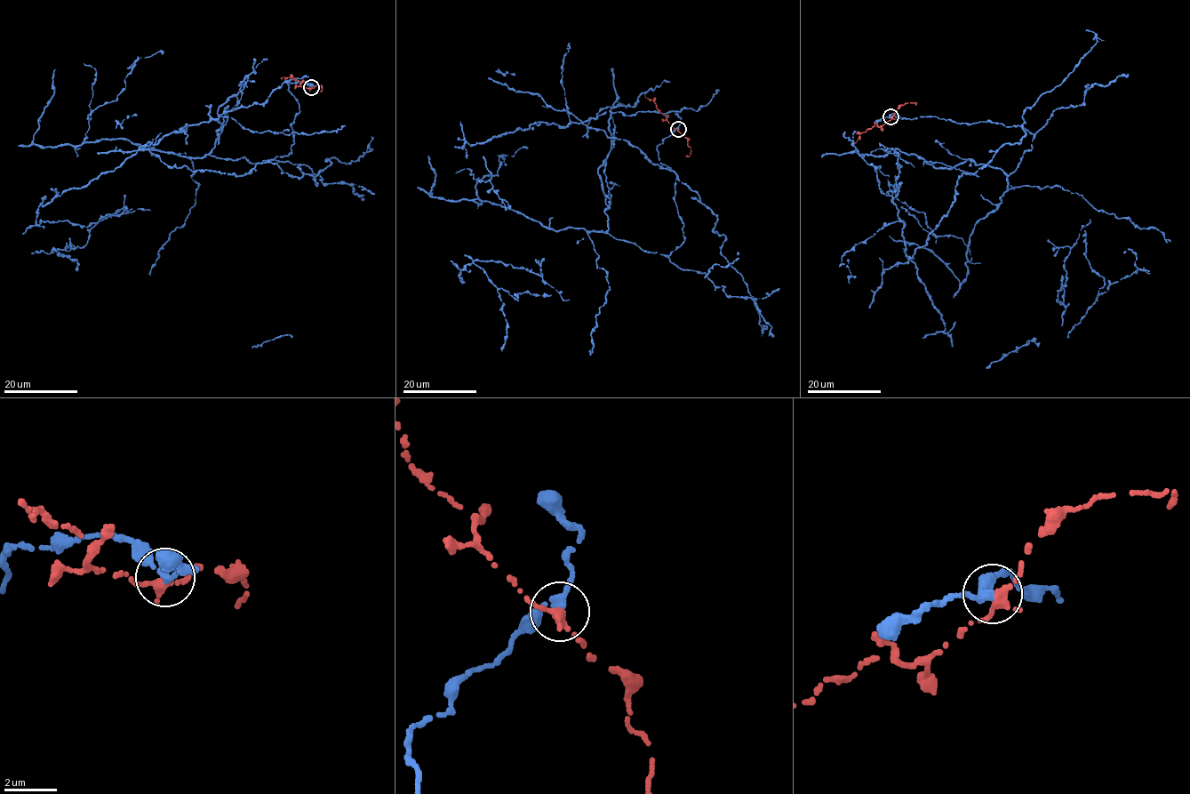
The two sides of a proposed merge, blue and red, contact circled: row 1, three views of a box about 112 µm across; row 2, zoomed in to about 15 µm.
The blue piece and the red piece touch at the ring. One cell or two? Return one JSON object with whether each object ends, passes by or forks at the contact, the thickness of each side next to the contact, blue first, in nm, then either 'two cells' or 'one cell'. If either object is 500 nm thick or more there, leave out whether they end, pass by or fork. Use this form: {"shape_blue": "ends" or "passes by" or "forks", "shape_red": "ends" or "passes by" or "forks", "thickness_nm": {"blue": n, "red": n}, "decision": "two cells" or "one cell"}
{"shape_blue": "passes by", "shape_red": "passes by", "thickness_nm": {"blue": 240, "red": 300}, "decision": "two cells"}

